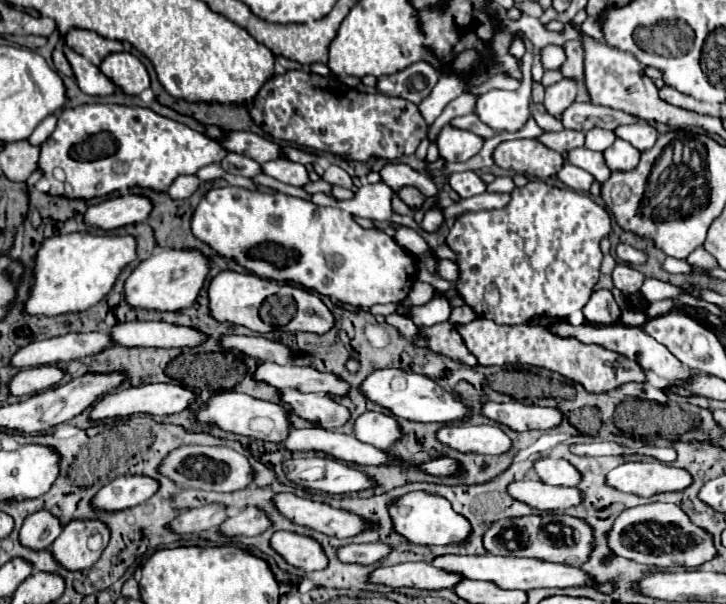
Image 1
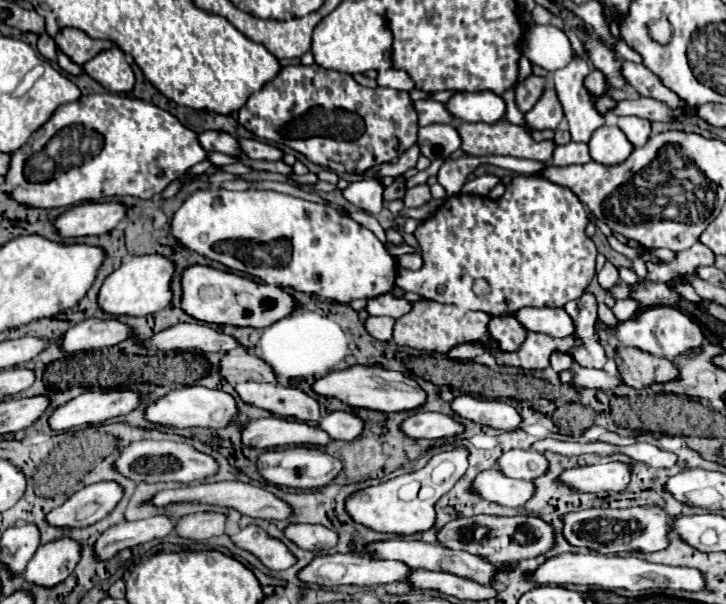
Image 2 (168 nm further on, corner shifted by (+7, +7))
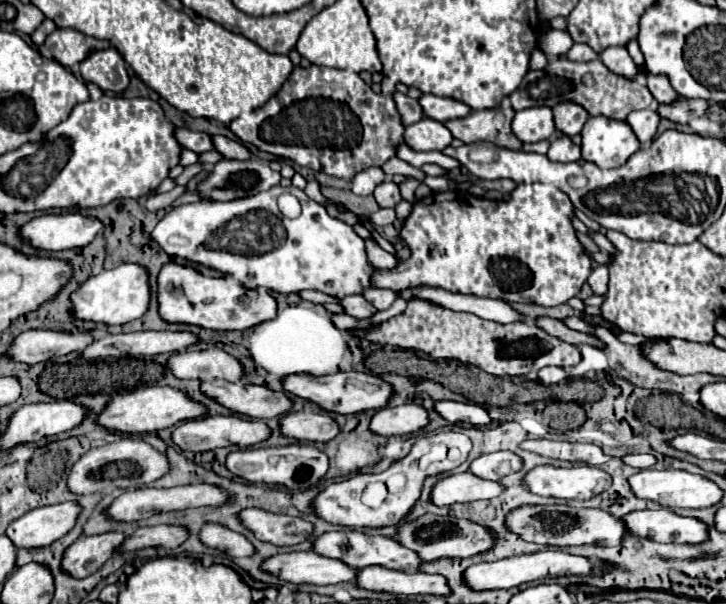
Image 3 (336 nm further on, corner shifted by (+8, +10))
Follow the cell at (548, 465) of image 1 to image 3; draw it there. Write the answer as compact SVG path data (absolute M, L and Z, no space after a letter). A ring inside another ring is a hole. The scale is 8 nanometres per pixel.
M497 451L481 455L469 465L469 473L487 481L499 481L501 477L521 469L521 459L511 451Z

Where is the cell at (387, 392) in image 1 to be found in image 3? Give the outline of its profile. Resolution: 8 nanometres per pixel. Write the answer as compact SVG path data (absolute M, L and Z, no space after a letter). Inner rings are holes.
M349 371L349 373L335 373L335 375L323 375L323 377L313 377L313 375L293 375L293 377L283 377L283 391L311 401L325 409L327 413L339 413L339 415L353 415L361 413L367 409L383 409L391 397L391 385L385 383L381 377L371 375L371 373L359 373L359 371Z

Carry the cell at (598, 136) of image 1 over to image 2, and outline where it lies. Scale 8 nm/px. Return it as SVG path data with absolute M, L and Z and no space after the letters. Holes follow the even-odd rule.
M574 56L568 66L552 74L554 88L562 102L574 142L588 142L590 136L606 124L606 118L594 108L588 98L588 90L584 88L584 80L588 74L588 62L582 56Z

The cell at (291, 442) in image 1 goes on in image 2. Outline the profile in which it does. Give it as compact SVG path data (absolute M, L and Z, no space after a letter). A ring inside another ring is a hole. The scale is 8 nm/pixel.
M270 416L264 420L250 422L242 432L242 442L252 448L278 448L278 446L300 446L314 444L326 446L330 436L322 432L318 426L310 426L306 422L294 422L278 416Z

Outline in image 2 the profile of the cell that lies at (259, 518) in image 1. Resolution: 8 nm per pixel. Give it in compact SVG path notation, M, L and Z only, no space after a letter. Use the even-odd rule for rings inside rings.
M220 512L188 514L176 520L176 532L190 540L206 540L226 532L226 516Z

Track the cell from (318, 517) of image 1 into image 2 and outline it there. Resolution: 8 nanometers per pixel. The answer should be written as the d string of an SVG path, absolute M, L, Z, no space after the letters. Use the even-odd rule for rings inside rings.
M220 482L220 484L198 484L198 486L190 486L190 488L180 488L180 490L162 490L154 496L154 504L156 506L168 506L172 502L186 502L186 500L194 500L194 502L206 502L206 504L218 504L218 506L232 506L238 512L252 516L252 518L268 518L268 520L288 520L294 514L294 508L290 508L290 504L286 504L284 500L280 500L278 496L274 496L272 492L252 486L252 484L244 484L244 482Z

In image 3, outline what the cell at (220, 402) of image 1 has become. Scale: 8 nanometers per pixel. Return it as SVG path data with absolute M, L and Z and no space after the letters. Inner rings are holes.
M157 385L157 387L143 387L143 389L113 395L109 399L109 403L103 407L103 411L99 413L97 425L111 429L111 431L117 431L117 433L143 435L143 433L161 431L165 427L173 427L175 423L179 423L183 419L197 419L203 415L205 415L205 407L201 403L191 401L181 391Z

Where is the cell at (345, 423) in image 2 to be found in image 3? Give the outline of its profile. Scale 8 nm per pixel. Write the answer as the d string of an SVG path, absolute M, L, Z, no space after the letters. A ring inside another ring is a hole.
M297 411L287 413L279 419L281 435L291 437L297 441L331 441L339 427L333 423L333 419L327 413L311 413L311 411Z

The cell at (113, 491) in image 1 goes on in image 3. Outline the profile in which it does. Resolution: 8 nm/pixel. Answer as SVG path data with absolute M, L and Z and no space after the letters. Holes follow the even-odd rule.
M59 503L49 507L39 507L23 517L15 519L7 527L7 537L17 549L37 549L47 547L61 539L73 525L81 507L77 503Z

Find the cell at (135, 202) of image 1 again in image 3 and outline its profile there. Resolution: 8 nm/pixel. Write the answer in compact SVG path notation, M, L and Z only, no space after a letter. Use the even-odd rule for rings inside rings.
M45 213L19 227L19 235L37 251L65 251L89 245L101 229L101 221L81 213Z

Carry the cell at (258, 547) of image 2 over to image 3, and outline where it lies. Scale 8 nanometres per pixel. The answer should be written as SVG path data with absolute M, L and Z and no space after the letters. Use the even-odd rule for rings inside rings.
M207 523L199 531L199 541L209 549L219 549L229 557L249 557L253 553L253 545L241 535L223 525Z

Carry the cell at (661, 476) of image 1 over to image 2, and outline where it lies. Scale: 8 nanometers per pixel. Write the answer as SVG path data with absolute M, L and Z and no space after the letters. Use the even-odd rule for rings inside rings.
M608 462L566 470L560 480L578 492L622 492L630 484L632 466L626 462Z

